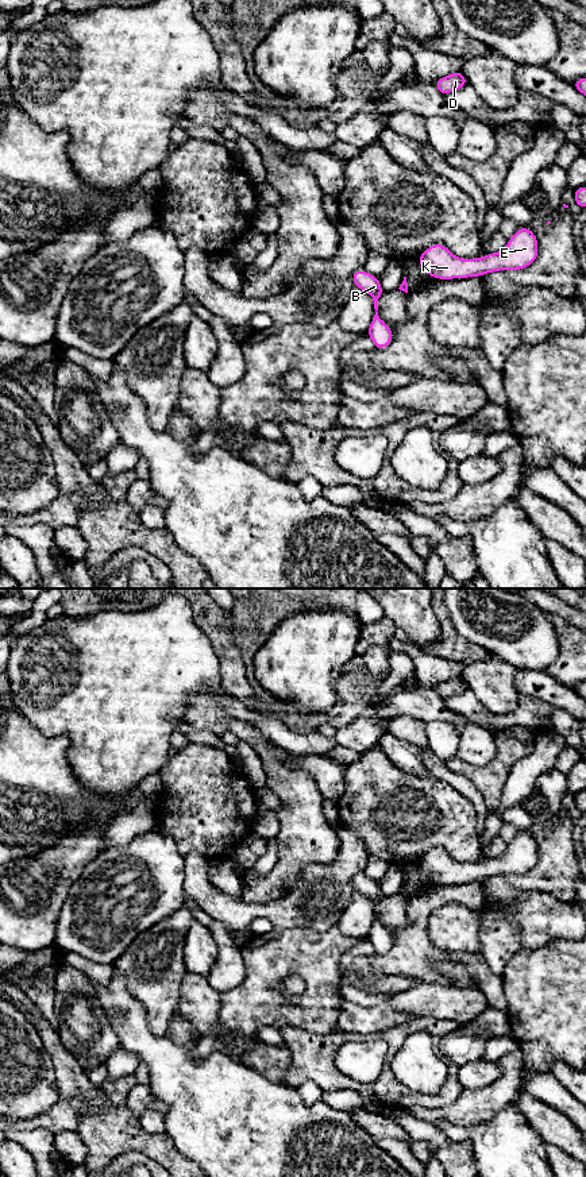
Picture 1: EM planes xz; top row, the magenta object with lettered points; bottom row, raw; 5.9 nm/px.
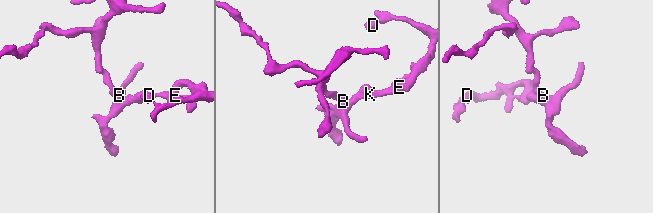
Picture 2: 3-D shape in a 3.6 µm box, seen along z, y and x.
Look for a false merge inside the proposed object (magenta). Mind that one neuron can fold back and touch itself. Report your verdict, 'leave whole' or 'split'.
leave whole

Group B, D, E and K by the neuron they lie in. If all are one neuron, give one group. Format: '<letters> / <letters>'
B D E K

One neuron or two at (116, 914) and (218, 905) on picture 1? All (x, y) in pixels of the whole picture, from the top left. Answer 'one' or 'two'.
two

